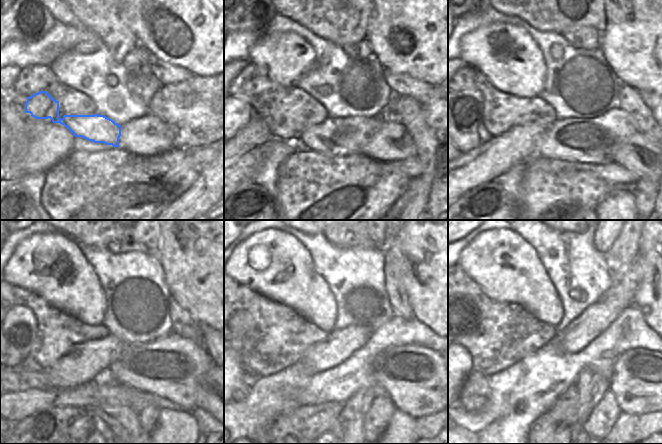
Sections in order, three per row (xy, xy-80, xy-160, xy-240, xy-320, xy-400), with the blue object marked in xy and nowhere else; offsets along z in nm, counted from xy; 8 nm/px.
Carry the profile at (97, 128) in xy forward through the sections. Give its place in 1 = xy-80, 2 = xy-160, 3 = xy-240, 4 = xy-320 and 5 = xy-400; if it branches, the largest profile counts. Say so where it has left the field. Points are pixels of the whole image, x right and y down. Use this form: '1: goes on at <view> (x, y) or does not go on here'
1: goes on at xy-80 (336, 136)
2: goes on at xy-160 (594, 141)
3: goes on at xy-240 (171, 366)
4: goes on at xy-320 (414, 377)
5: goes on at xy-400 (643, 381)

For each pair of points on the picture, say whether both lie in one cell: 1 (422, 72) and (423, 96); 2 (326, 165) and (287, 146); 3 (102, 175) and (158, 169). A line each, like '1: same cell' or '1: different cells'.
1: different cells
2: different cells
3: different cells

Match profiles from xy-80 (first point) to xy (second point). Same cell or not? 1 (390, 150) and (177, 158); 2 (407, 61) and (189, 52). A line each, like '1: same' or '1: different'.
1: different
2: same

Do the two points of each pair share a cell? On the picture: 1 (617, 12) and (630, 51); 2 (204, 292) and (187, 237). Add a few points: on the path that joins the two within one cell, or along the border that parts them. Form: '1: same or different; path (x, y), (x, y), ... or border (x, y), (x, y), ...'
1: same; path (627, 22), (630, 25), (630, 41)
2: same; path (204, 278), (204, 254), (201, 251)

